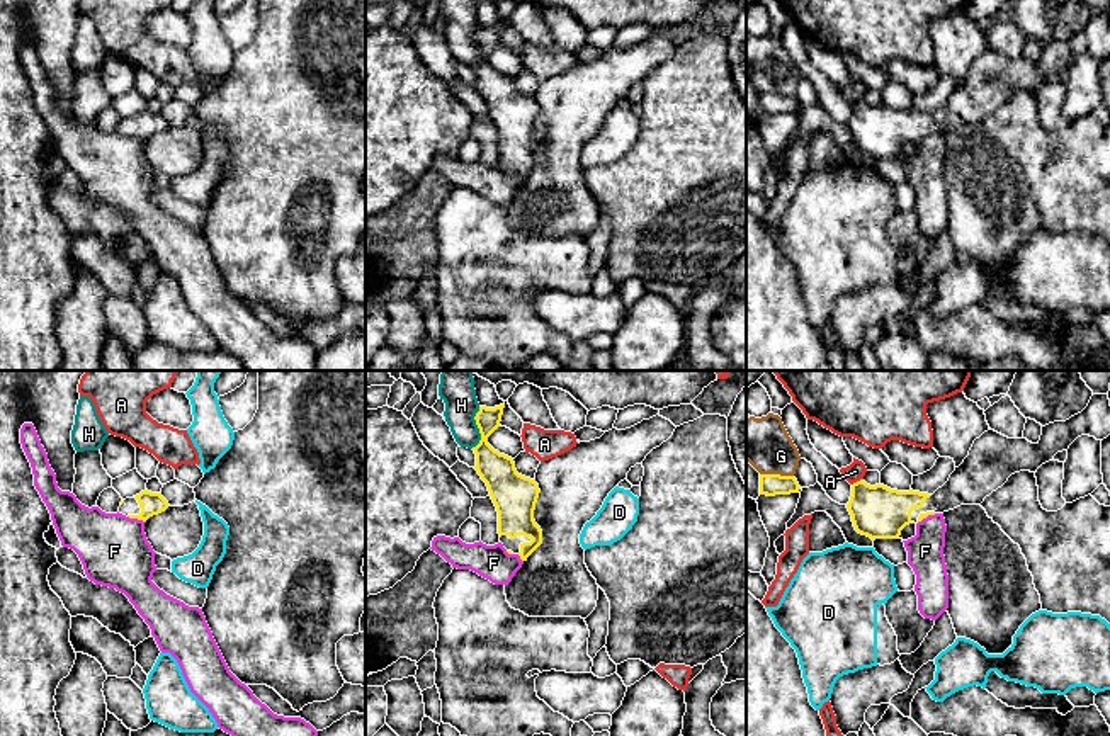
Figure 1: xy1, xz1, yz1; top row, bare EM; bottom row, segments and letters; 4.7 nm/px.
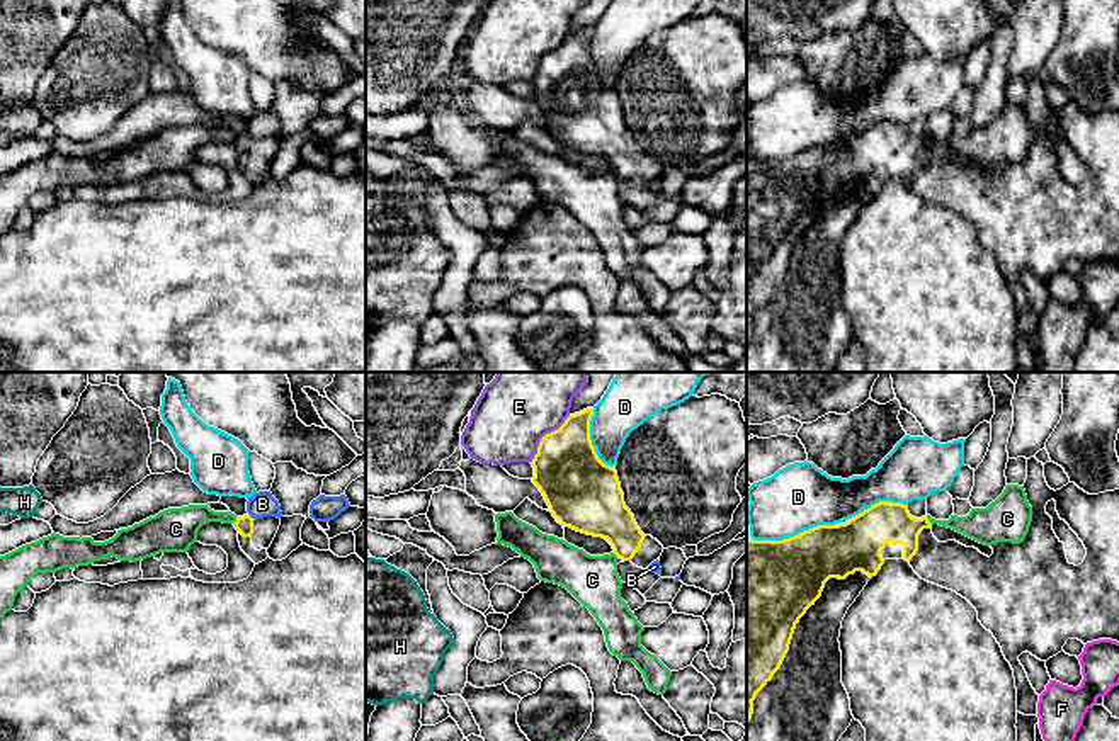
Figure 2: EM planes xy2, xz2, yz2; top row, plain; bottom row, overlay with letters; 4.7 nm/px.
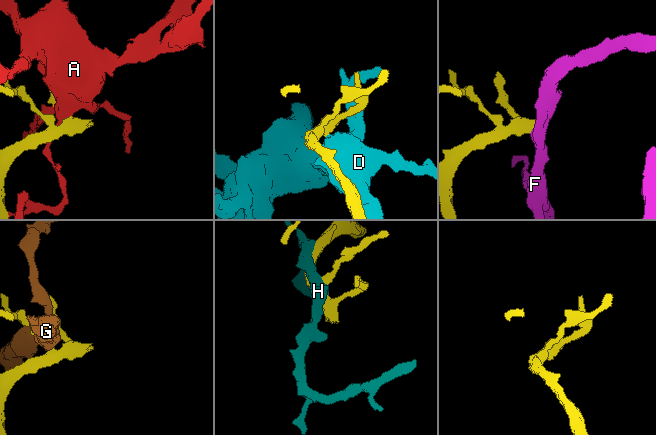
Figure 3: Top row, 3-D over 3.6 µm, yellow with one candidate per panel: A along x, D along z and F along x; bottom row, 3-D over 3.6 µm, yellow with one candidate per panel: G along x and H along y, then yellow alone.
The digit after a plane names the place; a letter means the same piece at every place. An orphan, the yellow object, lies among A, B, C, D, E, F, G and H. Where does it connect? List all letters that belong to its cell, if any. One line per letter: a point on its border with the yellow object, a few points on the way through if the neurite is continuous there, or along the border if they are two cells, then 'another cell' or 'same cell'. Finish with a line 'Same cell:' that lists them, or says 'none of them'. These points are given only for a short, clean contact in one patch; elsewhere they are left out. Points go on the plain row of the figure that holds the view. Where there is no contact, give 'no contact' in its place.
A: yz1 (857, 101) | another cell
B: xy2 (250, 136) | another cell
C: yz2 (927, 140) | along yz2 (925, 136), (932, 143) | another cell
D: yz2 (795, 155) | another cell
E: xz2 (543, 56) | another cell
F: xy1 (136, 136) | along xy1 (128, 135), (143, 141) | another cell
G: yz1 (777, 94) | another cell
H: xz1 (478, 46) | another cell
Same cell: none of them

